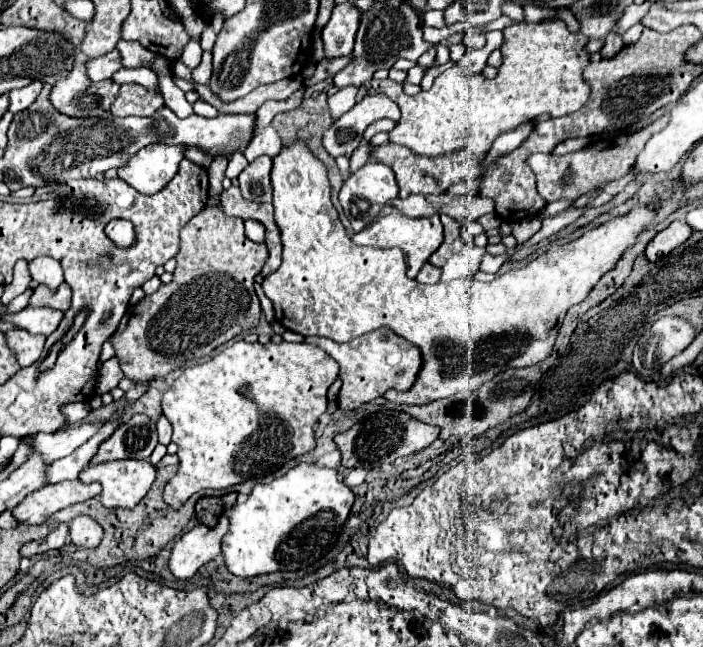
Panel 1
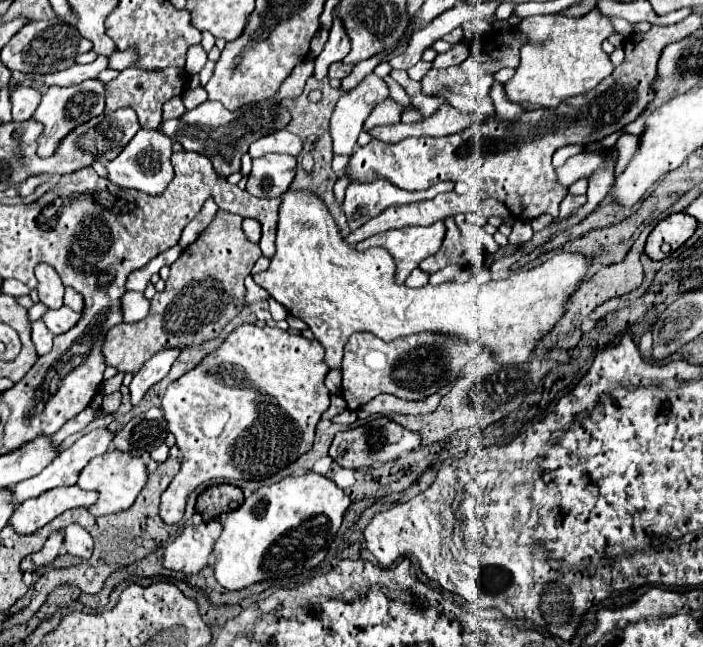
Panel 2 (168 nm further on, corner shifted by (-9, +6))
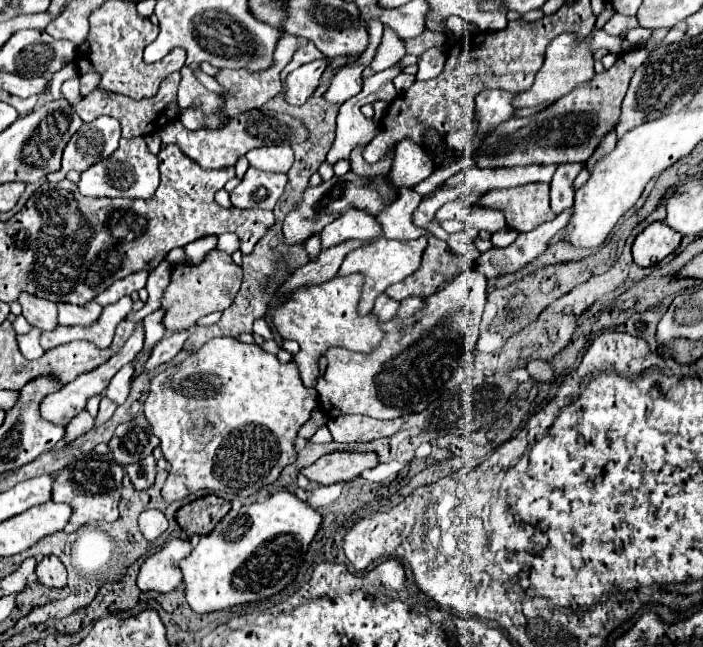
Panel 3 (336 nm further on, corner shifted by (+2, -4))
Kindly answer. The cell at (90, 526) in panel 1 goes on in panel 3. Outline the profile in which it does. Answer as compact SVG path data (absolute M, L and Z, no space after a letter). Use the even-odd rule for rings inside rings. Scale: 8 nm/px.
M54 554L44 556L38 566L36 566L36 574L38 580L50 588L62 588L66 586L66 578L68 578L68 570L64 570L64 564L60 562L60 558L56 558Z

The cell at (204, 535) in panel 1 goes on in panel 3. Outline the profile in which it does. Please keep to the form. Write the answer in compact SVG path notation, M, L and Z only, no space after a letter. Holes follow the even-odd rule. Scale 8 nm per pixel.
M170 540L164 548L152 554L138 572L138 588L154 592L170 592L182 584L182 574L178 562L192 552L188 540Z

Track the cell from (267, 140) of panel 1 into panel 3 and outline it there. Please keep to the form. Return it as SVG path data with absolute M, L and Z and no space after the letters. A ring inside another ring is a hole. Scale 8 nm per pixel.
M282 144L282 146L262 146L256 150L250 150L246 154L250 166L260 168L260 170L270 170L270 172L288 172L292 162L294 162L294 154L292 148Z

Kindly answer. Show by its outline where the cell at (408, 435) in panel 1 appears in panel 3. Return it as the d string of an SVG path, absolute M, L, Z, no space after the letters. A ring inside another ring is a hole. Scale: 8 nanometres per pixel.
M332 452L318 458L312 466L300 470L308 480L318 484L336 484L336 482L350 482L358 478L364 470L376 468L378 456L376 452Z

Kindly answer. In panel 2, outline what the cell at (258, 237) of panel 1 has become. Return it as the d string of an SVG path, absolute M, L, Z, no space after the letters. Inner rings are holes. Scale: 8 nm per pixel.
M247 218L247 220L243 220L243 232L245 232L247 240L251 240L251 242L257 242L257 240L261 238L261 224L259 224L257 220L251 220L251 218Z

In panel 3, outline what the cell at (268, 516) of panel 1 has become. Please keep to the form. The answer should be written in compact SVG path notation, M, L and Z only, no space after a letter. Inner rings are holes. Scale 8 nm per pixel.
M280 490L264 502L244 504L236 512L238 526L222 526L220 522L210 534L200 536L200 542L194 546L190 556L180 560L180 570L184 574L186 584L186 600L190 608L198 614L262 600L284 590L296 578L300 566L304 564L304 556L322 526L322 514L288 490Z

